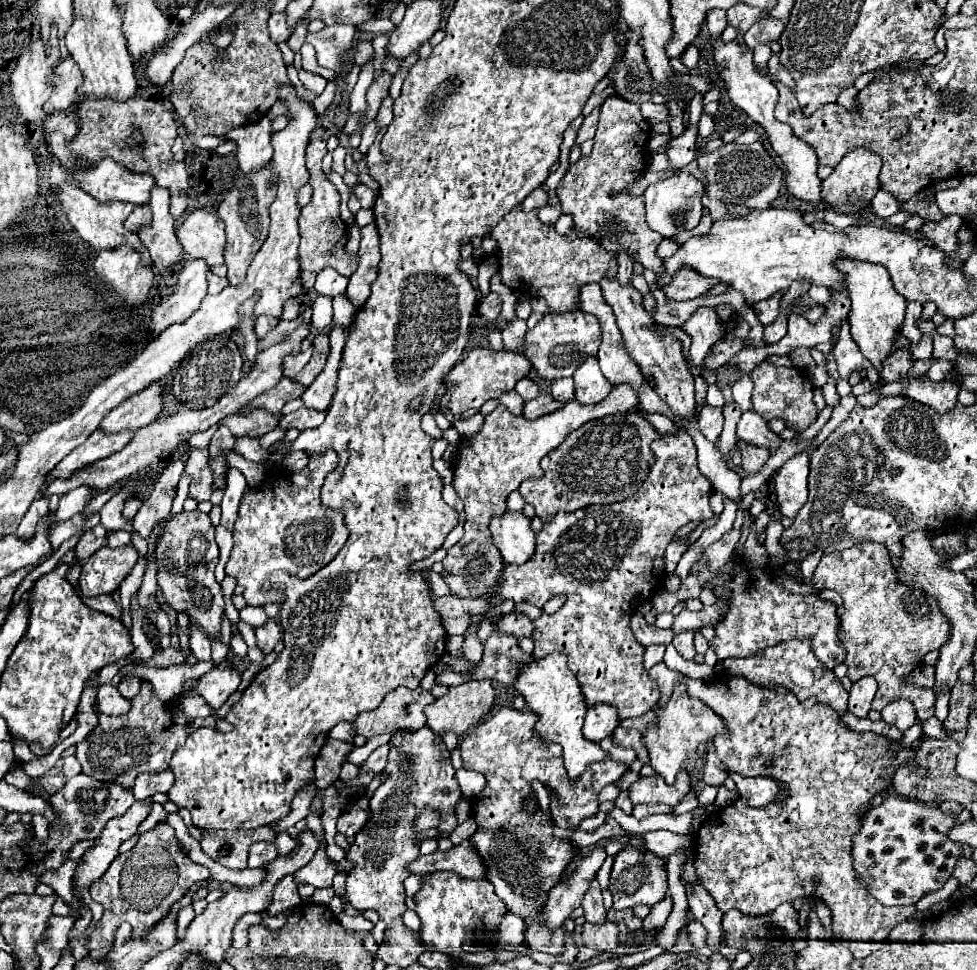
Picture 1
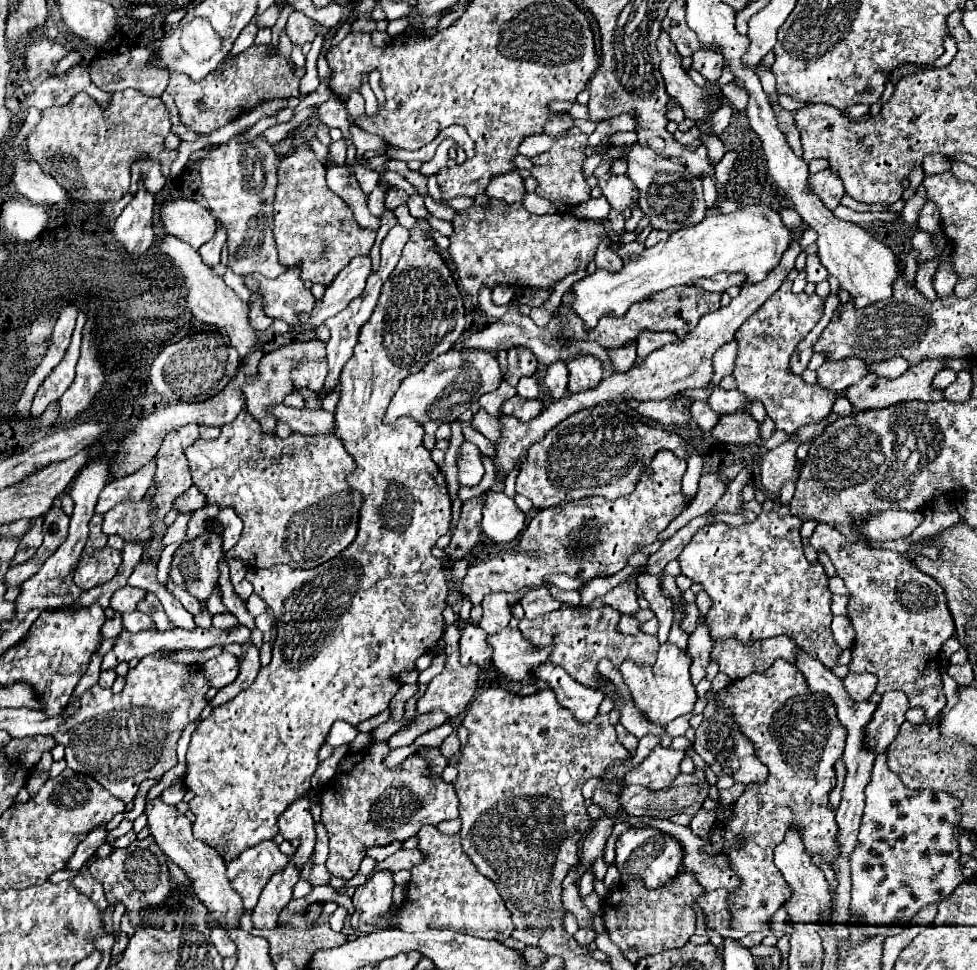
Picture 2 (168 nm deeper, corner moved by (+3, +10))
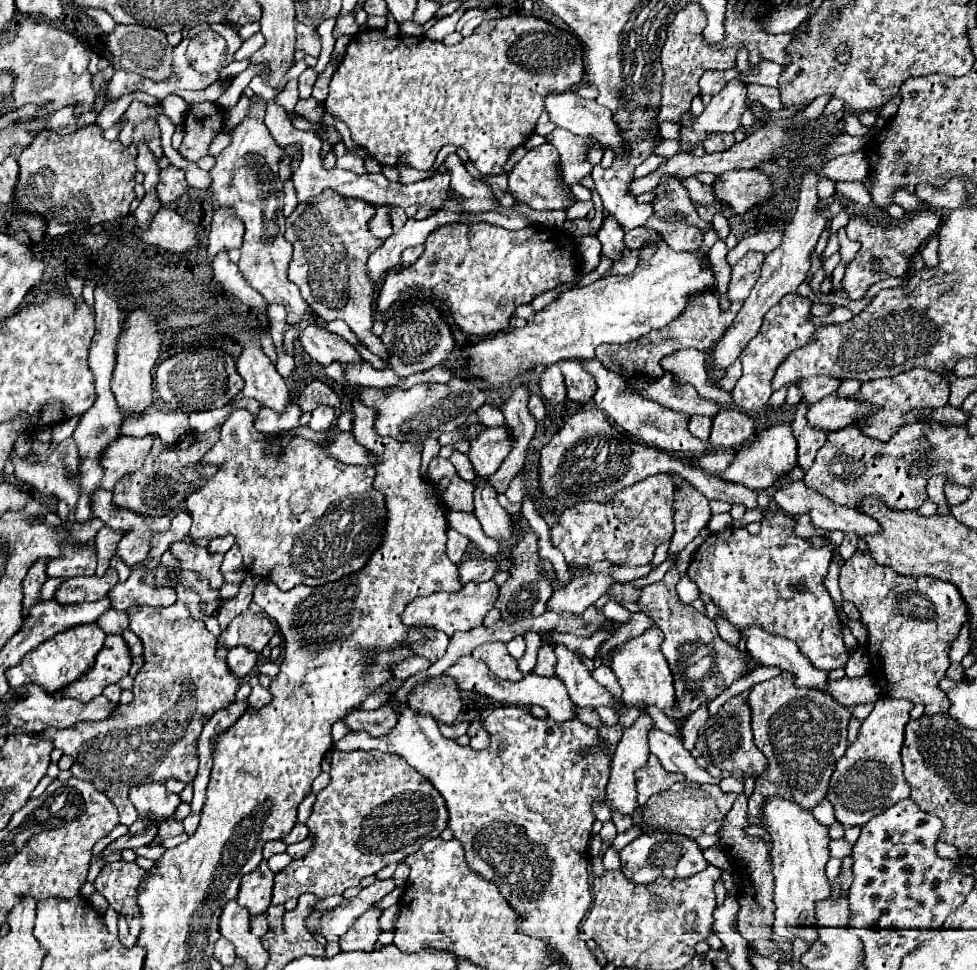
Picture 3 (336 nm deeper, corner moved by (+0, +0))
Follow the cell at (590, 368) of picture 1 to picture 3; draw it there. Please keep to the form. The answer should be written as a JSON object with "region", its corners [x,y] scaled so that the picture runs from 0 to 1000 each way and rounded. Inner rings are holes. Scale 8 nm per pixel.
{"region":[[[589,371],[574,373],[574,384],[578,388],[580,410],[586,414],[601,414],[609,406],[609,390]]]}

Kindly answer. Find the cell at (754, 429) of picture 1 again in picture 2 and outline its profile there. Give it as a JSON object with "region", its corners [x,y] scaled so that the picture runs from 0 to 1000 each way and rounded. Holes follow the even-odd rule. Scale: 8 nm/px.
{"region":[[[731,400],[729,408],[725,410],[727,421],[729,421],[733,427],[737,427],[737,429],[747,427],[747,425],[753,425],[753,423],[764,425],[766,414],[768,414],[768,412],[766,412],[764,408],[759,408],[759,404],[755,404],[755,402],[745,404],[745,402],[739,402],[739,400]]]}

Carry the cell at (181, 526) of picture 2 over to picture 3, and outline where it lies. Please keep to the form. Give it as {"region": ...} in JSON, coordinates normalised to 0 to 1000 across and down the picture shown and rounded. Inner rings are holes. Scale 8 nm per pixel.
{"region":[[[140,586],[134,590],[132,598],[120,602],[110,616],[114,619],[114,627],[130,629],[138,623],[150,625],[173,625],[179,621],[179,608],[175,606],[157,606],[157,590]]]}

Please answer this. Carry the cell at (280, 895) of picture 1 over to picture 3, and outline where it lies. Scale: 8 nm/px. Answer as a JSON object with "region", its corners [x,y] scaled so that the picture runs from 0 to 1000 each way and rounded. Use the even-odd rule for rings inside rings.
{"region":[[[343,775],[339,786],[339,806],[333,814],[324,819],[324,827],[320,829],[320,839],[314,843],[312,852],[320,862],[320,874],[306,887],[300,887],[292,897],[281,901],[279,913],[279,932],[292,932],[296,926],[306,926],[316,920],[327,928],[351,922],[359,913],[367,913],[367,909],[376,903],[386,901],[390,895],[398,891],[408,891],[419,880],[425,880],[439,864],[447,864],[455,854],[460,839],[455,835],[455,827],[443,808],[437,802],[421,792],[406,777],[392,775]]]}

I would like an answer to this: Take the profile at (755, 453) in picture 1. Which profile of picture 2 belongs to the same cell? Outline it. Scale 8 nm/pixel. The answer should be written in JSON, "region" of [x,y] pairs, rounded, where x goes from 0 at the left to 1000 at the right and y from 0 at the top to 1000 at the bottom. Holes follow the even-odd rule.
{"region":[[[762,425],[743,427],[737,429],[735,437],[729,443],[729,449],[749,460],[772,460],[776,456],[776,439],[778,437]]]}

